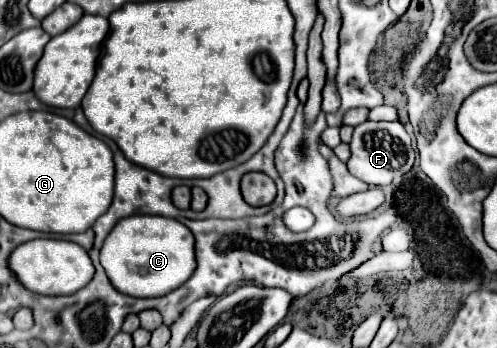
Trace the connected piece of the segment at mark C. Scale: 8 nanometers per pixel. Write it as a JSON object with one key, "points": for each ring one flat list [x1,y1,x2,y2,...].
{"points":[[129,216,125,220,119,220,109,236,105,238,101,252,99,252,99,262,105,268,105,274,109,276,109,282,113,288,117,288,121,294,129,294,135,298,157,298,173,292,179,288,195,270,195,238,187,226,173,218,165,216]]}

